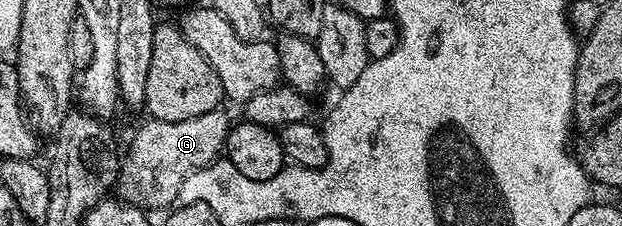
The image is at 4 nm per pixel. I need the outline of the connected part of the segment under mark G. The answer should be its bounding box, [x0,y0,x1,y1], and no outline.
[116,110,232,210]

